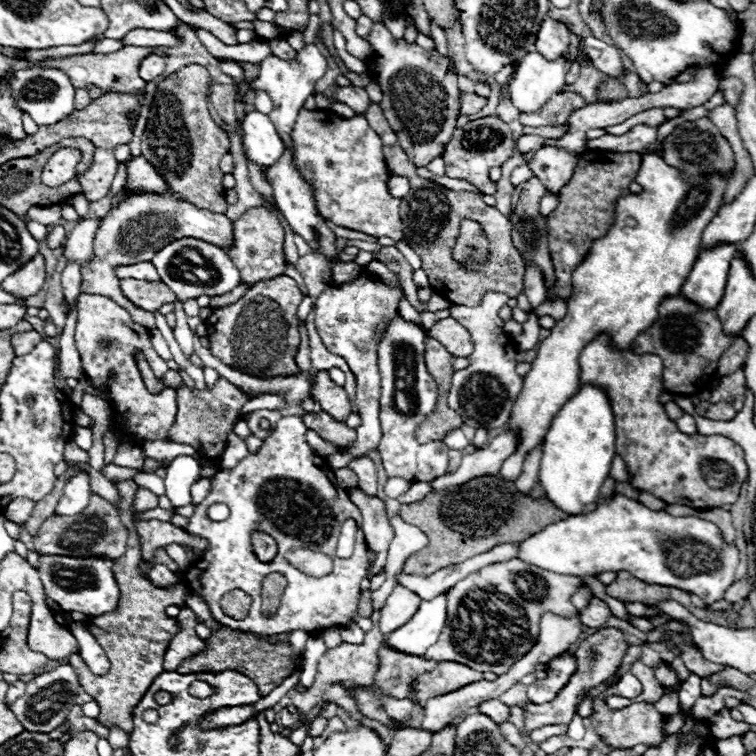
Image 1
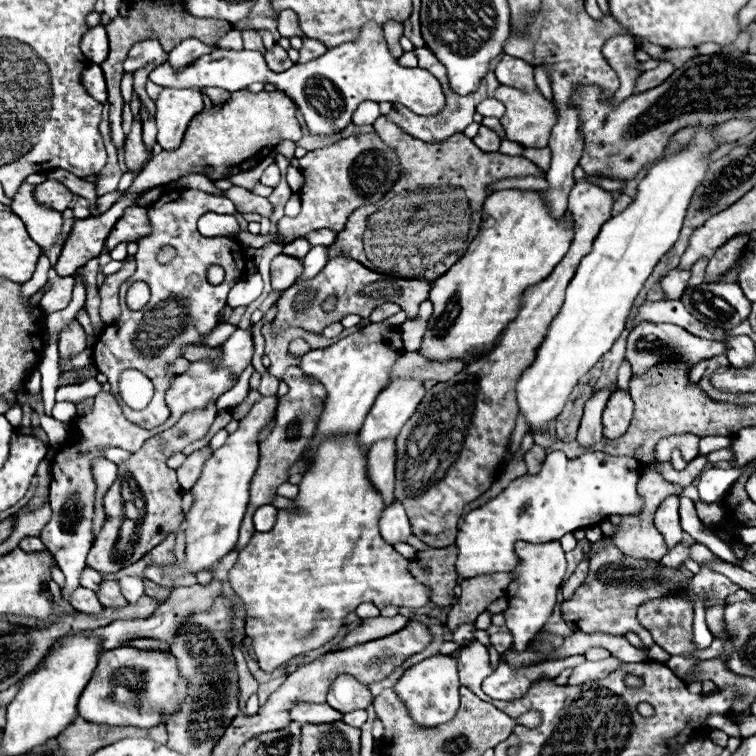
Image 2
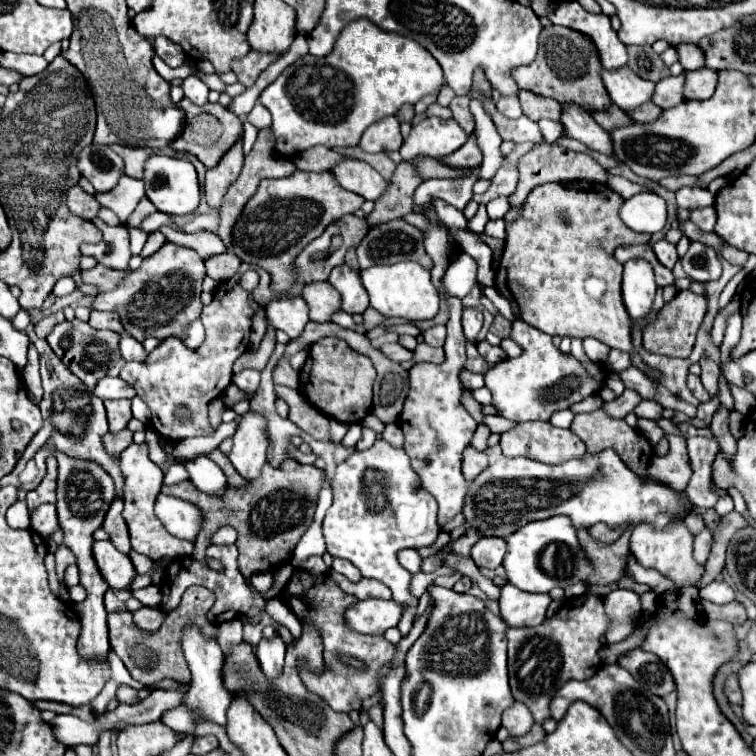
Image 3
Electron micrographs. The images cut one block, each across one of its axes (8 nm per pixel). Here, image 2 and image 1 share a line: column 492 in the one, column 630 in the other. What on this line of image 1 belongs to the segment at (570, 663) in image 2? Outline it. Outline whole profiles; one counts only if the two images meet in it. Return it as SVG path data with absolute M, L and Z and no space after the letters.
M624 672L622 674L622 680L614 686L614 688L608 688L604 692L600 692L598 696L602 700L610 698L612 694L618 694L618 696L624 696L624 698L636 698L640 694L640 682L630 674L630 672Z

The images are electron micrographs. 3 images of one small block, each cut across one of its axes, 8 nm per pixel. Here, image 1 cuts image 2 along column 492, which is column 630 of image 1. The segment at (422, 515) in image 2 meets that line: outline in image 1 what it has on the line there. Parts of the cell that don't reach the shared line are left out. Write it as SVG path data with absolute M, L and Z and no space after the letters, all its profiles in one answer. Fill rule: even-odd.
M600 334L580 352L580 384L600 384L612 400L616 416L616 454L626 460L630 472L630 484L638 490L646 490L652 496L664 500L666 504L684 504L690 508L718 508L724 504L734 504L740 494L740 486L748 480L748 466L744 460L744 450L724 436L700 436L682 434L676 422L664 414L664 406L658 402L662 388L662 360L656 354L636 354L634 350L618 350L612 346L610 334ZM706 478L722 482L722 488L712 488Z

